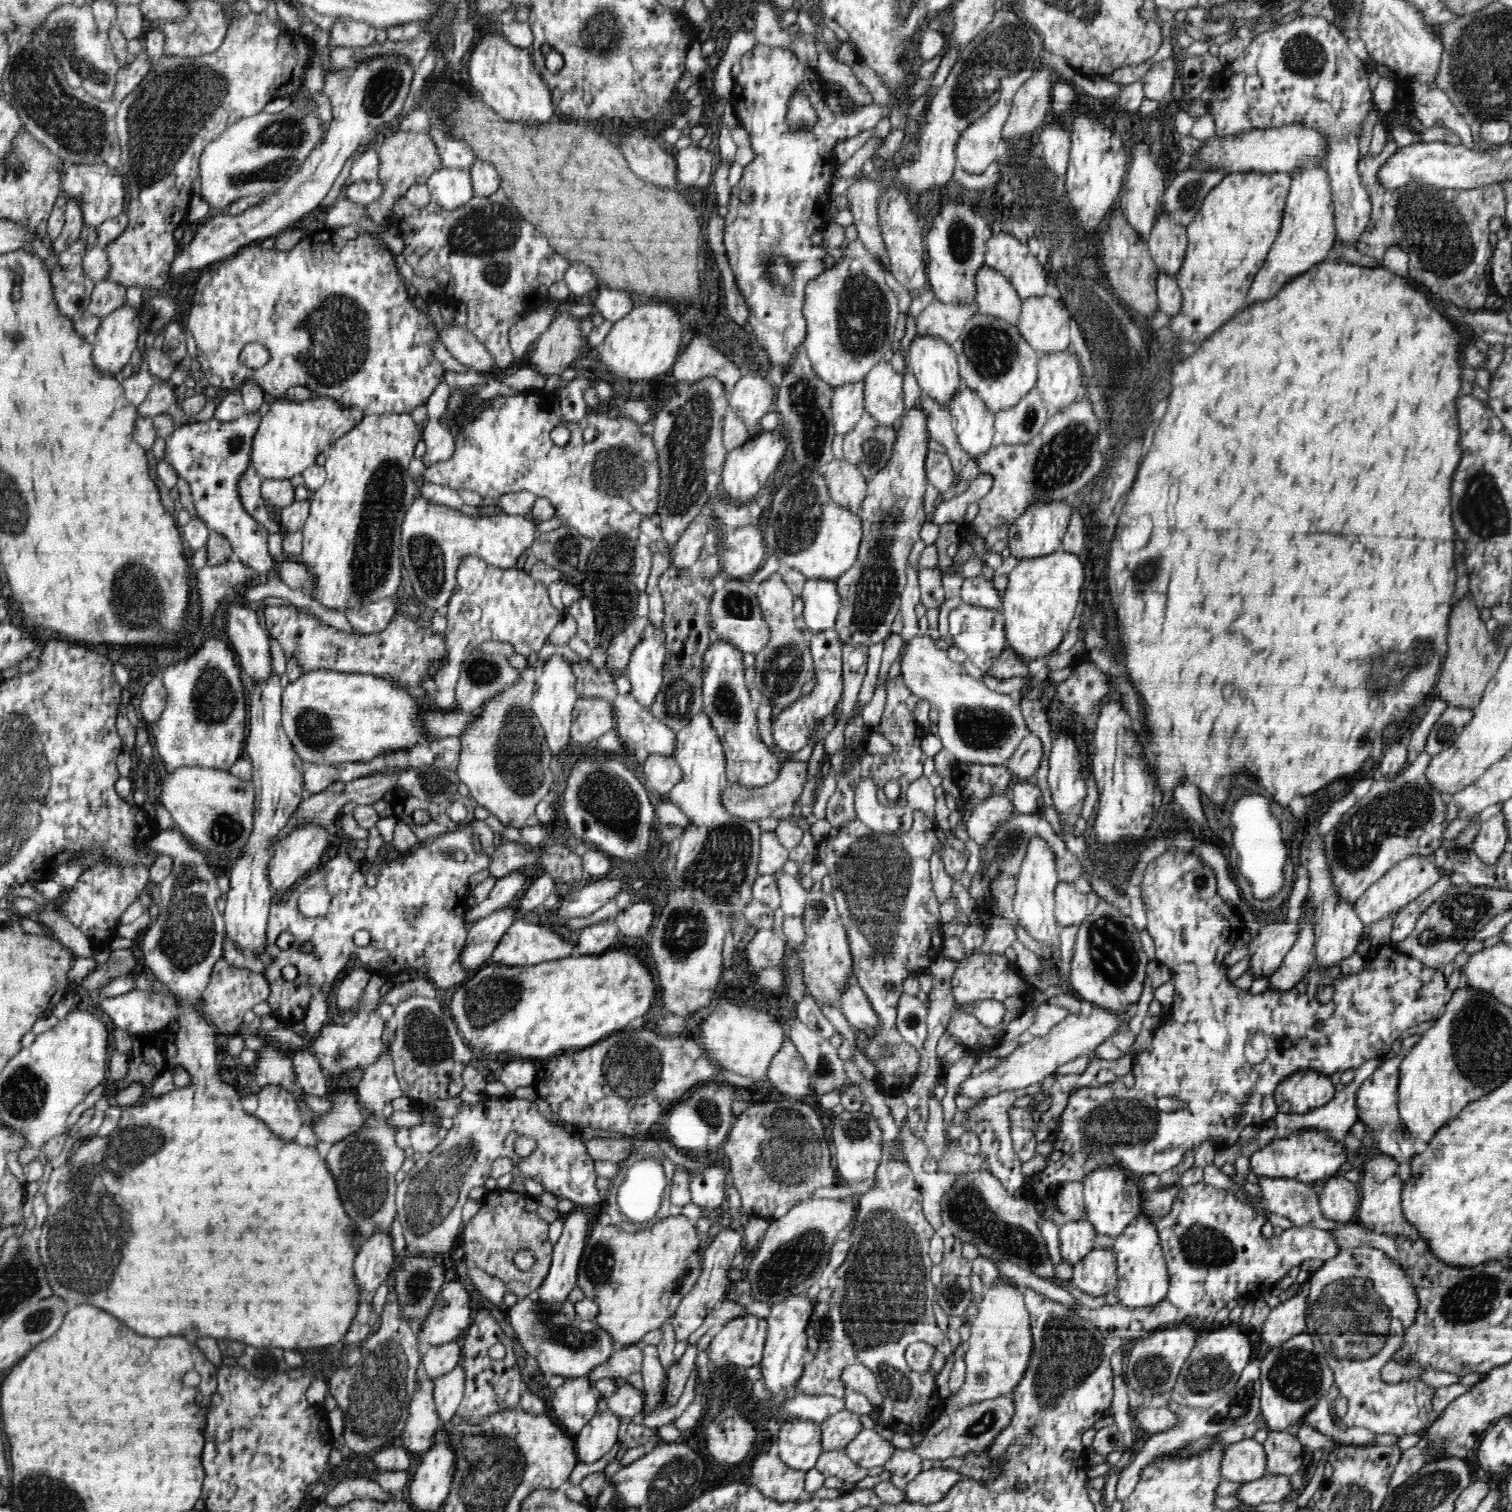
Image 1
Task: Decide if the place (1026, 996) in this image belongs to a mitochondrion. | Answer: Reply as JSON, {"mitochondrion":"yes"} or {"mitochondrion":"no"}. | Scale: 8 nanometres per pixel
{"mitochondrion":"no"}

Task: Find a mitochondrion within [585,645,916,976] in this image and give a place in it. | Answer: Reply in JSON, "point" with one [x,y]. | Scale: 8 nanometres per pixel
{"point":[718,871]}

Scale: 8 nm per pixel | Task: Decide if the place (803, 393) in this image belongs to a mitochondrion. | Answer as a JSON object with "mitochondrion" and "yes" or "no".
{"mitochondrion":"yes"}

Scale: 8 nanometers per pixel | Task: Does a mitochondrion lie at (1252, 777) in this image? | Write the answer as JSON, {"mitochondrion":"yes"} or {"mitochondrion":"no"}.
{"mitochondrion":"no"}

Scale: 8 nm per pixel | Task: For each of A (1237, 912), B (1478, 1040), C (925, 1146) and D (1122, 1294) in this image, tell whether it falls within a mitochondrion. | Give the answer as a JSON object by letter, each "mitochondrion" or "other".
{"A":"other","B":"mitochondrion","C":"other","D":"other"}

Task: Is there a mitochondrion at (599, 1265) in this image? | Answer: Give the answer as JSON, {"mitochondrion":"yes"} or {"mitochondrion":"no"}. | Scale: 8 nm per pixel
{"mitochondrion":"yes"}

